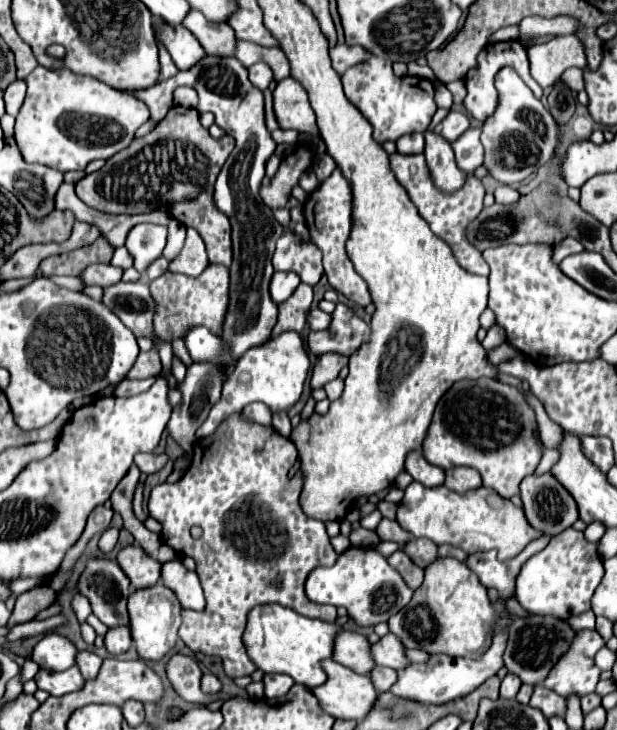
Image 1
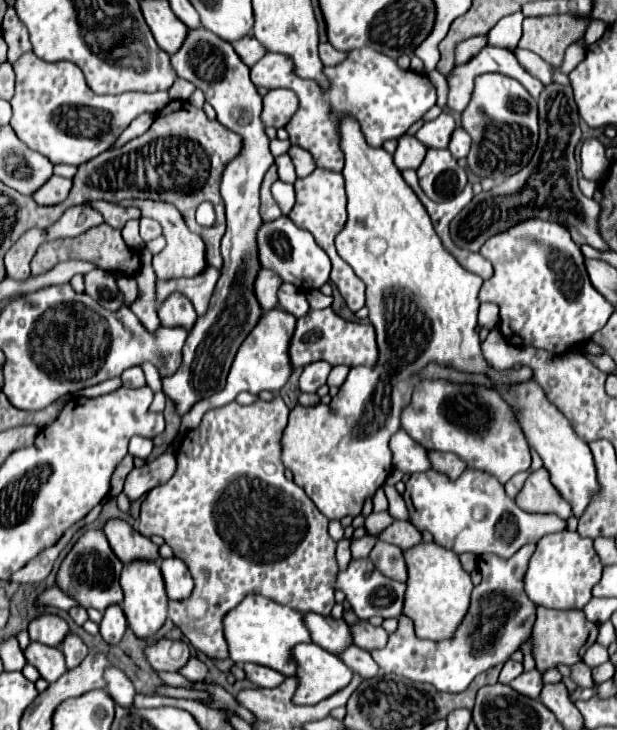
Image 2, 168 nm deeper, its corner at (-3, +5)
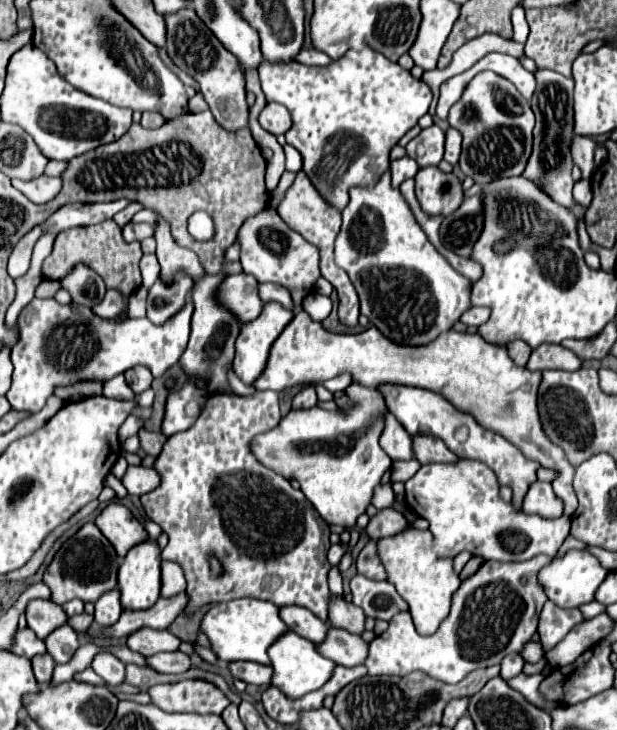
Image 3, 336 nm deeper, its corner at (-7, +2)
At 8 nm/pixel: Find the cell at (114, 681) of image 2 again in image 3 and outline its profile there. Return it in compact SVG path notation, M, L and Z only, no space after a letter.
M97 653L93 663L91 663L91 669L99 677L103 677L109 685L119 685L125 679L125 663L121 663L111 653Z

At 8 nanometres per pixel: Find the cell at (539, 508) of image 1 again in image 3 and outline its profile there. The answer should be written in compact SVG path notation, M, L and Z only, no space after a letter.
M535 481L529 493L525 495L521 511L529 515L539 515L545 519L555 519L563 515L563 501L553 493L551 483Z

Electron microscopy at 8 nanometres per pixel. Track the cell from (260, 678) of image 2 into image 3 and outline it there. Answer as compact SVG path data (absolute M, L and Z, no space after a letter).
M233 661L229 663L229 671L235 679L241 679L253 685L269 685L269 677L271 677L269 665L261 665L253 661Z

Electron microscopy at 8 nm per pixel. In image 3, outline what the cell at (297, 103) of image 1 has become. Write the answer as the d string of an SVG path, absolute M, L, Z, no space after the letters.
M267 103L259 115L259 123L265 131L269 131L273 135L283 135L291 127L291 117L283 105Z

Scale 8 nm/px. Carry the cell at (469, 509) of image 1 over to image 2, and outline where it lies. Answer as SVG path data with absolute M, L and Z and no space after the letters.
M429 470L425 474L411 474L407 490L403 494L409 508L409 522L419 530L429 530L437 544L453 550L455 554L497 554L511 558L521 546L537 542L549 532L559 532L567 526L565 520L555 514L529 514L521 510L513 498L505 494L505 488L481 470L467 470L461 478L449 480L445 474Z

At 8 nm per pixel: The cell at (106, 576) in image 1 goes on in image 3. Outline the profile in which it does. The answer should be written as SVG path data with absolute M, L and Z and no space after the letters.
M85 523L55 553L53 561L47 565L43 583L51 589L51 601L59 605L71 599L95 603L97 597L101 597L101 593L107 593L117 585L117 569L119 569L119 557L113 545L107 541L107 537L103 537L103 533L97 529L95 523Z

